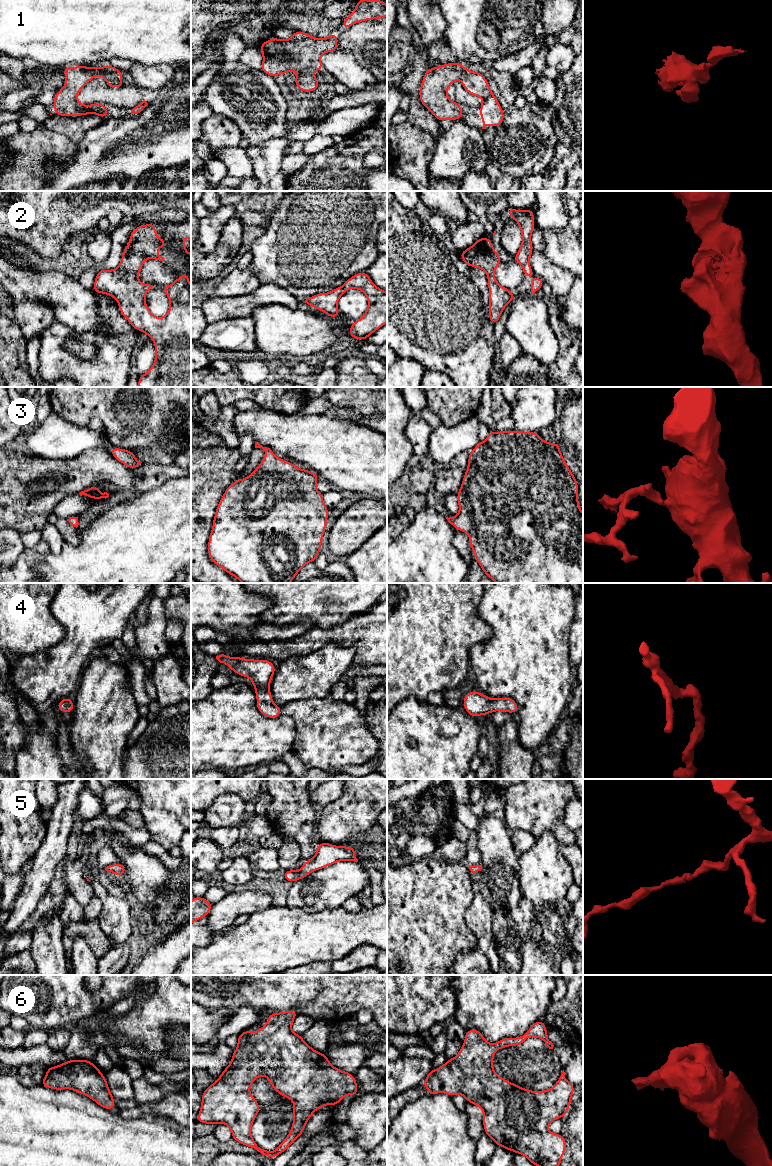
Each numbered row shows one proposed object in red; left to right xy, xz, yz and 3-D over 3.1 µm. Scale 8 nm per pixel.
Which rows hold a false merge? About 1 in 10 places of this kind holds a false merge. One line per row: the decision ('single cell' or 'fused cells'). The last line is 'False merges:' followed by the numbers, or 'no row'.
1: single cell
2: single cell
3: single cell
4: single cell
5: single cell
6: single cell
False merges: no row

